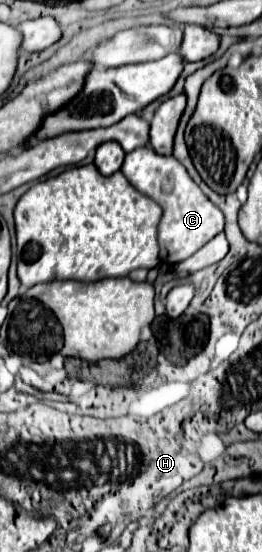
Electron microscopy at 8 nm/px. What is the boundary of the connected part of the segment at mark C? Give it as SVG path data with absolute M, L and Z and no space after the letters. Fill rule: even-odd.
M143 146L125 156L121 172L141 194L151 196L163 208L163 218L159 224L159 246L163 262L181 262L197 252L203 244L207 244L213 236L223 232L223 212L199 190L199 186L187 174L185 166L177 162L175 156L161 156L153 152L151 146Z

